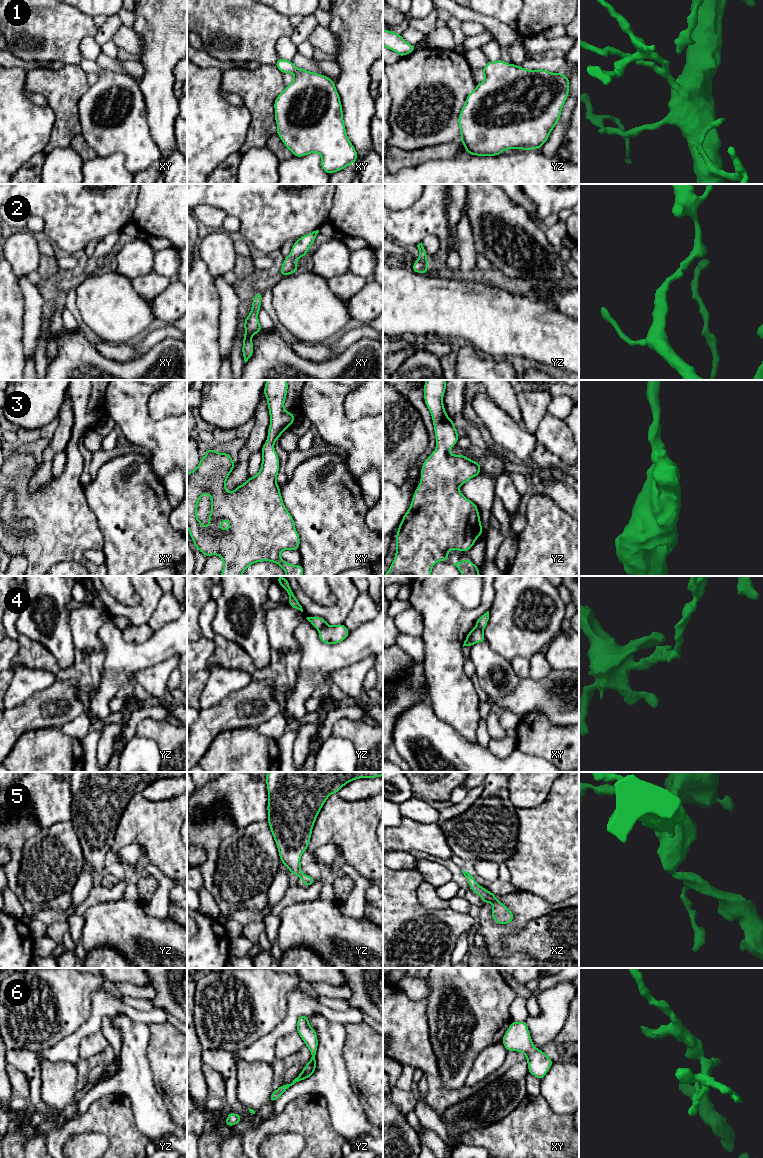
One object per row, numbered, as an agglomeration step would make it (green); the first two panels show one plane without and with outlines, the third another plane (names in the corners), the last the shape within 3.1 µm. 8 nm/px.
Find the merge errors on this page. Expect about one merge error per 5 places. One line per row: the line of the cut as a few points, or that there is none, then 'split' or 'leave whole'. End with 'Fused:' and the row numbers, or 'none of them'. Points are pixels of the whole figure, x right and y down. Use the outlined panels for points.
1: no cut; leave whole
2: no cut; leave whole
3: no cut; leave whole
4: cut in yz along (327, 625), (318, 630); split
5: no cut; leave whole
6: no cut; leave whole
Fused: 4

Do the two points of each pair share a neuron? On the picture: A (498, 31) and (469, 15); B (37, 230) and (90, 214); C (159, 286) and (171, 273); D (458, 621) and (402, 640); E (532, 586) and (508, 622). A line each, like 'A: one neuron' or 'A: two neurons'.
A: one neuron
B: two neurons
C: two neurons
D: two neurons
E: one neuron

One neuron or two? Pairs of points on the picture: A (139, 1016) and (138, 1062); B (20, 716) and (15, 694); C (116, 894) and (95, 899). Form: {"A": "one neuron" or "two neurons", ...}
{"A": "two neurons", "B": "two neurons", "C": "one neuron"}

